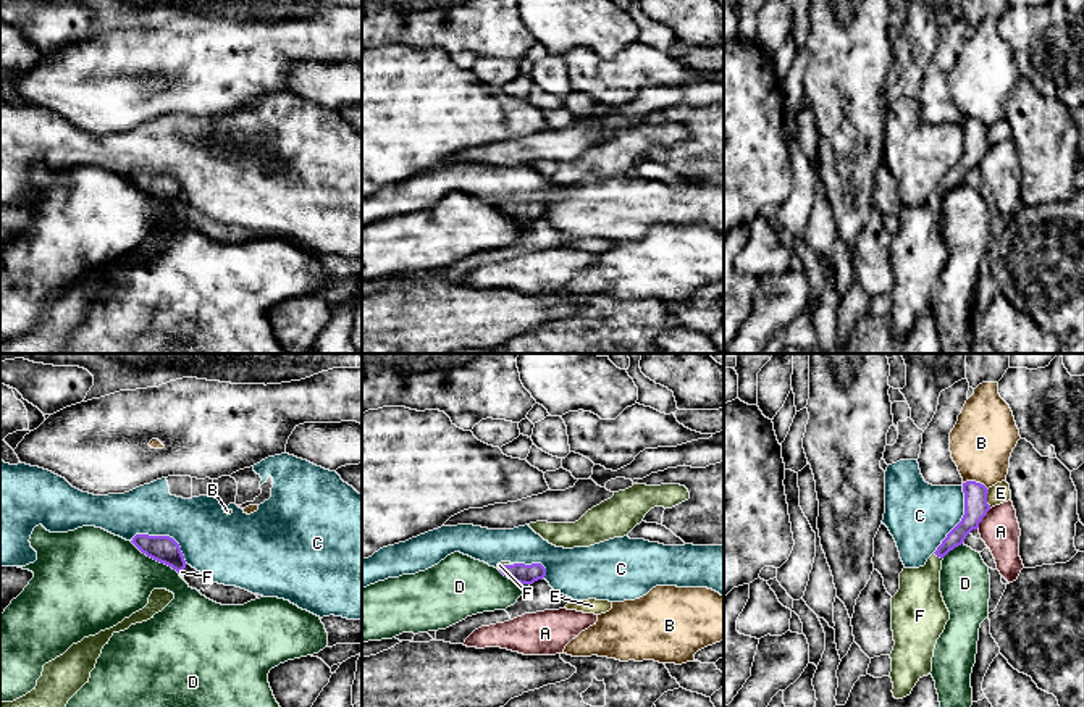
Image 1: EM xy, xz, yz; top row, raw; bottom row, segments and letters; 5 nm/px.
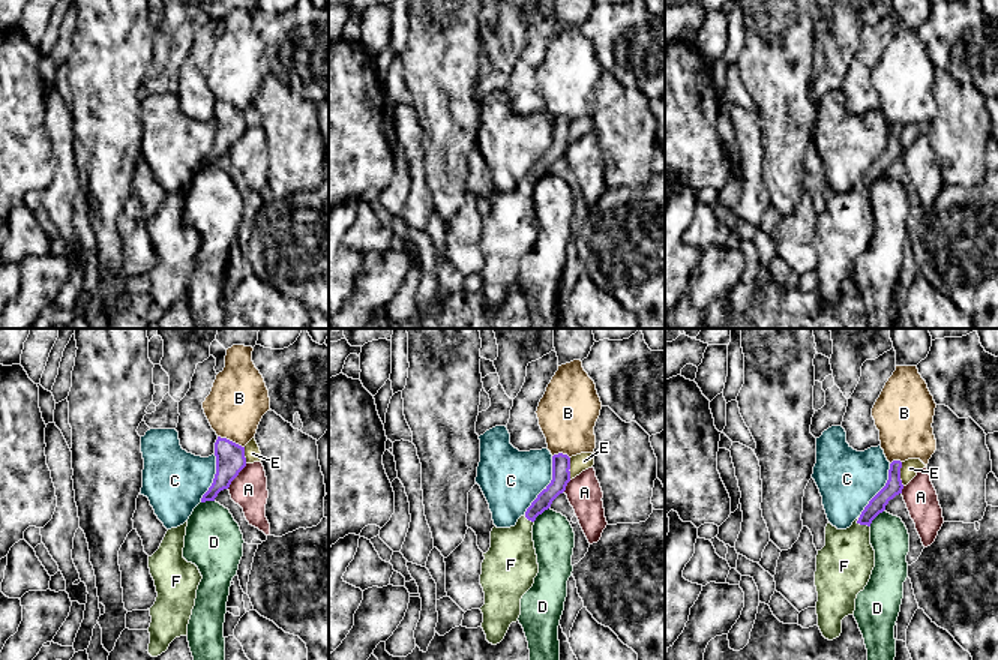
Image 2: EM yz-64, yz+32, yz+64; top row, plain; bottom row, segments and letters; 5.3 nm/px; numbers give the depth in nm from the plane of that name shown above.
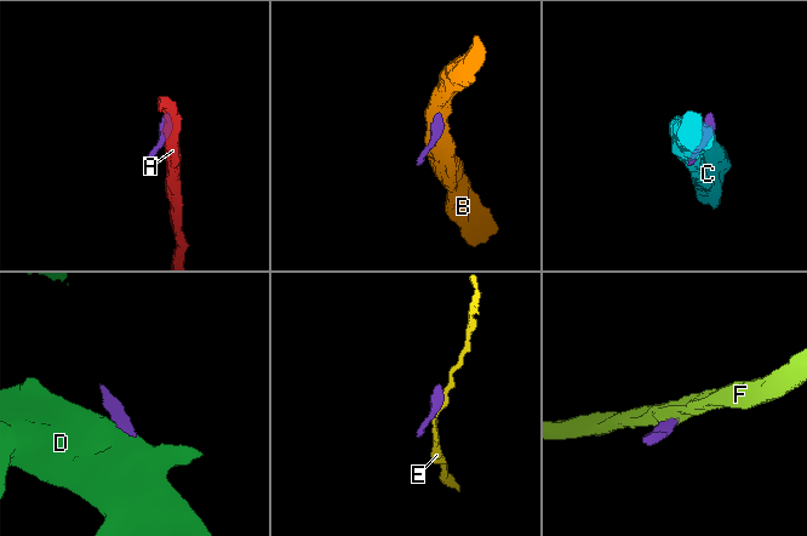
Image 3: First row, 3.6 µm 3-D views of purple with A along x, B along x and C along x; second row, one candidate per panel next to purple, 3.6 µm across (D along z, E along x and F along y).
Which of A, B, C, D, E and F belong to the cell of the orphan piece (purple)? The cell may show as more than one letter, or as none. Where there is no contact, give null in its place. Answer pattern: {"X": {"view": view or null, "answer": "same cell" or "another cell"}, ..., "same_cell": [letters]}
{"A": {"view": "yz", "answer": "another cell"}, "B": {"view": "yz", "answer": "another cell"}, "C": {"view": "xy", "answer": "another cell"}, "D": {"view": "xy", "answer": "another cell"}, "E": {"view": "yz", "answer": "another cell"}, "F": {"view": "yz", "answer": "same cell"}, "same_cell": ["F"]}

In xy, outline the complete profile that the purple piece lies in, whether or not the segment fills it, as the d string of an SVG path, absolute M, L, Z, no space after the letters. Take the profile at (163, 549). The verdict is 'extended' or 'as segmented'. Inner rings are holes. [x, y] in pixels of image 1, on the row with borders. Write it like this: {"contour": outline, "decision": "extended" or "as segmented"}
{"contour": "M136 534L131 542L147 557L171 567L178 573L187 565L179 544L170 536Z", "decision": "as segmented"}

